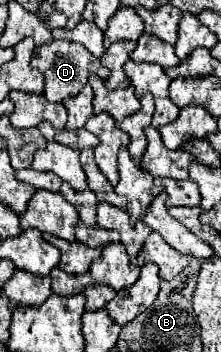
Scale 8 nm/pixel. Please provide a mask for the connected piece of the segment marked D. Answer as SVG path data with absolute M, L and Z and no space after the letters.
M54 40L52 44L42 46L38 54L32 58L32 68L40 70L44 76L44 96L48 98L48 102L62 102L70 96L80 94L92 72L98 74L102 80L108 80L108 68L104 68L92 54L88 54L84 46L62 40Z

